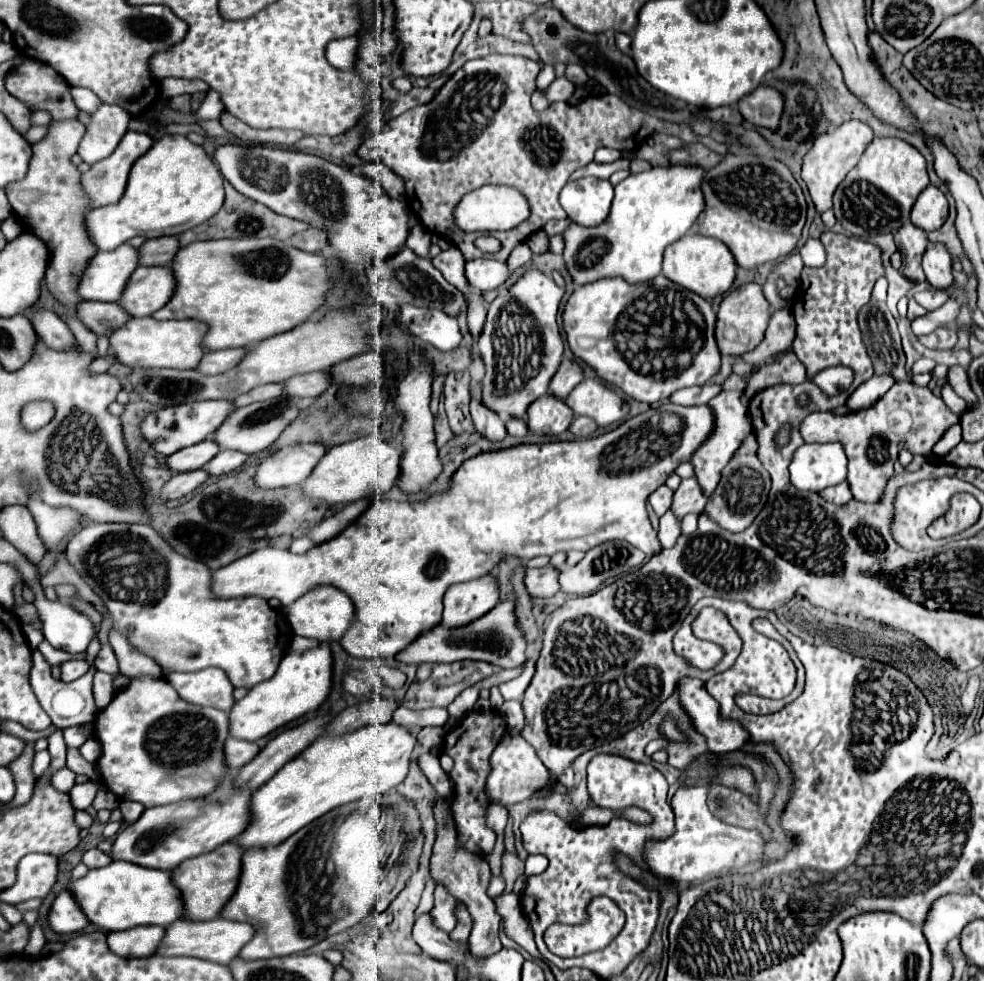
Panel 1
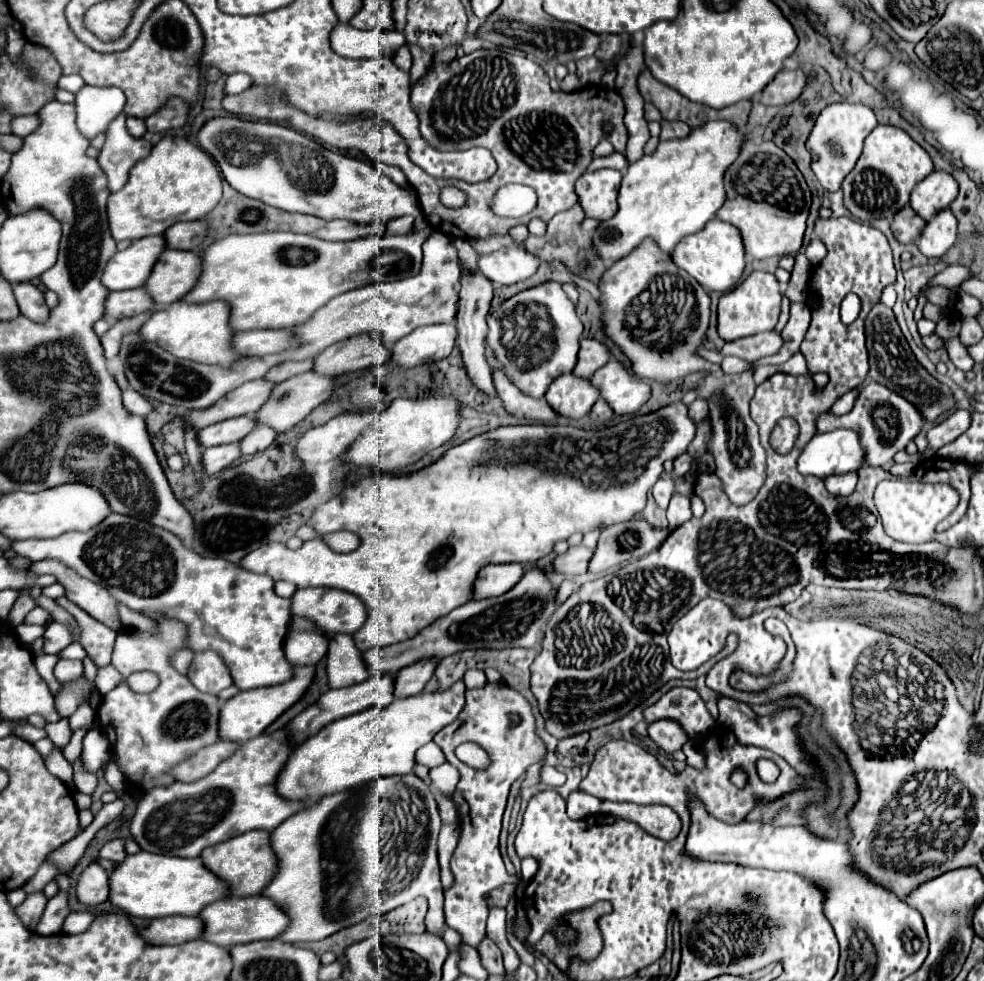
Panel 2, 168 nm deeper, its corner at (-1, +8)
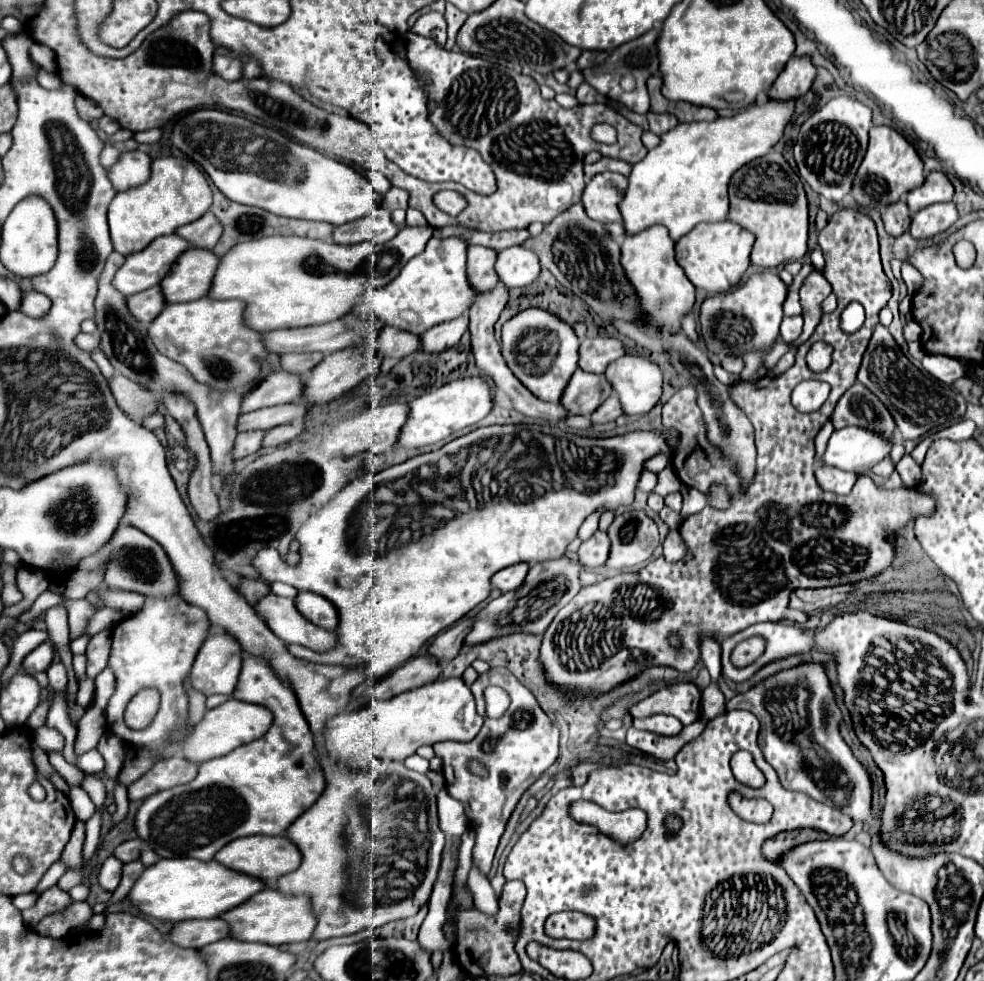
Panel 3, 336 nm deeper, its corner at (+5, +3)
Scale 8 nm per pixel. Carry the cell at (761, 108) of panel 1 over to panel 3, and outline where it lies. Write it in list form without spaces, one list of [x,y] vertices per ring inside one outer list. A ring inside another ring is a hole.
[[[792,57],[768,91],[770,99],[798,99],[808,93],[816,77],[816,67],[808,57]]]

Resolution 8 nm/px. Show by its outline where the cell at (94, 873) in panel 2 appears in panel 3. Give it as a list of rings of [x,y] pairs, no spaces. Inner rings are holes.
[[[108,857],[100,871],[98,871],[98,885],[104,889],[104,891],[114,891],[118,887],[118,881],[120,881],[120,875],[122,875],[122,863],[116,859],[116,857]]]

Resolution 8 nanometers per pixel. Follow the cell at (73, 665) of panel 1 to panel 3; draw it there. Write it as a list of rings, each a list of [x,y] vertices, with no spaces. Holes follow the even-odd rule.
[[[52,663],[48,667],[48,683],[54,691],[64,691],[68,685],[68,677],[66,677],[66,669],[62,663]]]

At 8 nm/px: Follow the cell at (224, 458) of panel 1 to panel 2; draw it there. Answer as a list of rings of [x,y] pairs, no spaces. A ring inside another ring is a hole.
[[[258,426],[258,428],[254,428],[244,440],[240,440],[242,452],[244,452],[244,454],[262,452],[262,450],[266,450],[266,448],[276,440],[276,436],[278,436],[278,432],[276,432],[274,428]]]

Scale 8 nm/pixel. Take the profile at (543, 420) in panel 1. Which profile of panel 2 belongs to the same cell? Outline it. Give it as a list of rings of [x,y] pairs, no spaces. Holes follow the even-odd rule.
[[[564,374],[556,378],[546,392],[548,404],[560,416],[570,420],[586,416],[598,398],[600,390],[588,378],[578,378],[574,374]]]

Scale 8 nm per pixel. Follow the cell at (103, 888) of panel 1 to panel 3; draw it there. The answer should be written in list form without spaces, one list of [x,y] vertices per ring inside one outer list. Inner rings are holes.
[[[160,859],[146,867],[128,893],[130,903],[140,909],[142,915],[160,921],[184,921],[184,919],[212,919],[224,911],[244,903],[254,893],[262,891],[264,883],[236,873],[218,861],[194,861],[194,859]]]

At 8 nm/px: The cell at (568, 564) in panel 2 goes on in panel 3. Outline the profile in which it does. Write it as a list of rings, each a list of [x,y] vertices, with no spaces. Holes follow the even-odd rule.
[[[596,531],[588,541],[584,541],[580,545],[580,549],[578,549],[578,561],[586,569],[596,569],[596,567],[600,567],[600,565],[606,563],[608,549],[610,549],[610,541],[608,541],[606,533]]]

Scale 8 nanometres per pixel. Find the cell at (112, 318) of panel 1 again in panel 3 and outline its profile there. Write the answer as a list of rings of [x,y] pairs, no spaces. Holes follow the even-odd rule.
[[[150,287],[146,291],[140,291],[136,295],[128,297],[128,309],[134,319],[142,323],[150,323],[158,313],[164,309],[164,297],[160,293],[160,287]]]

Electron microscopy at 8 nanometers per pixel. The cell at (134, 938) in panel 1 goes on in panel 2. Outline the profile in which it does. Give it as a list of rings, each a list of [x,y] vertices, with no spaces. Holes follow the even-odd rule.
[[[168,916],[156,918],[140,934],[150,944],[182,944],[188,940],[198,940],[202,936],[204,922],[196,916]]]

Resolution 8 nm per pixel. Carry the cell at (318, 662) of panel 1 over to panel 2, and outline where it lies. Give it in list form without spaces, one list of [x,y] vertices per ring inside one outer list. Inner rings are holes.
[[[294,666],[294,676],[290,682],[270,686],[270,688],[238,692],[234,698],[226,700],[226,704],[220,708],[220,740],[246,742],[246,740],[260,736],[282,712],[286,712],[294,702],[300,700],[300,696],[308,688],[312,676],[314,676],[312,666]]]

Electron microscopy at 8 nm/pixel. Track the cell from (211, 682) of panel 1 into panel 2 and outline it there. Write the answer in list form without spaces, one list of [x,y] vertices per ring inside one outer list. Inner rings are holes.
[[[204,650],[194,656],[188,678],[200,692],[208,694],[218,694],[220,690],[232,686],[232,676],[228,672],[228,666],[224,664],[222,656],[218,656],[212,650]]]

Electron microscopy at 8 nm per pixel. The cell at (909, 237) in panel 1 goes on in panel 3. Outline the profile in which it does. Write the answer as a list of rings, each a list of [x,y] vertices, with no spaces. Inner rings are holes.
[[[898,201],[890,207],[886,207],[882,213],[882,221],[884,221],[888,235],[892,235],[892,237],[904,235],[912,223],[912,213],[910,213],[906,201]]]

